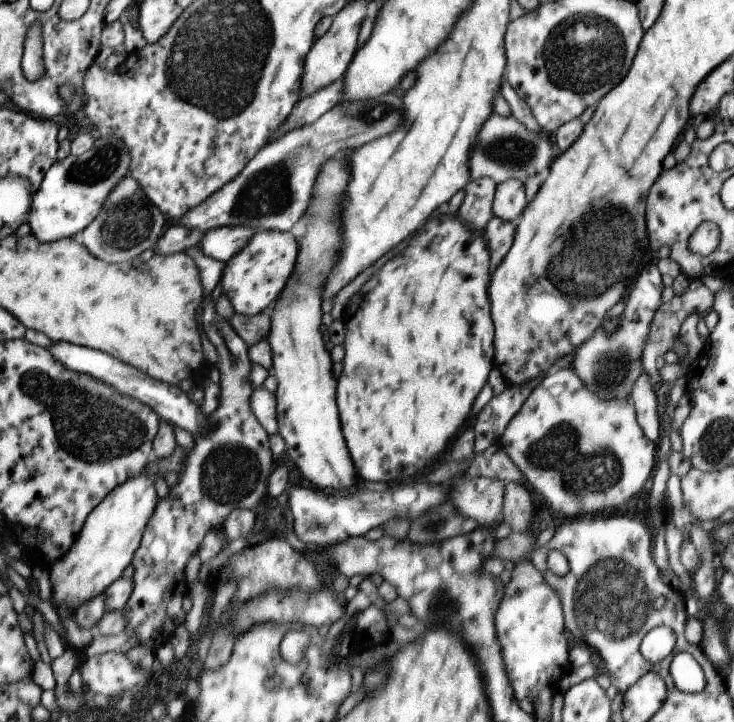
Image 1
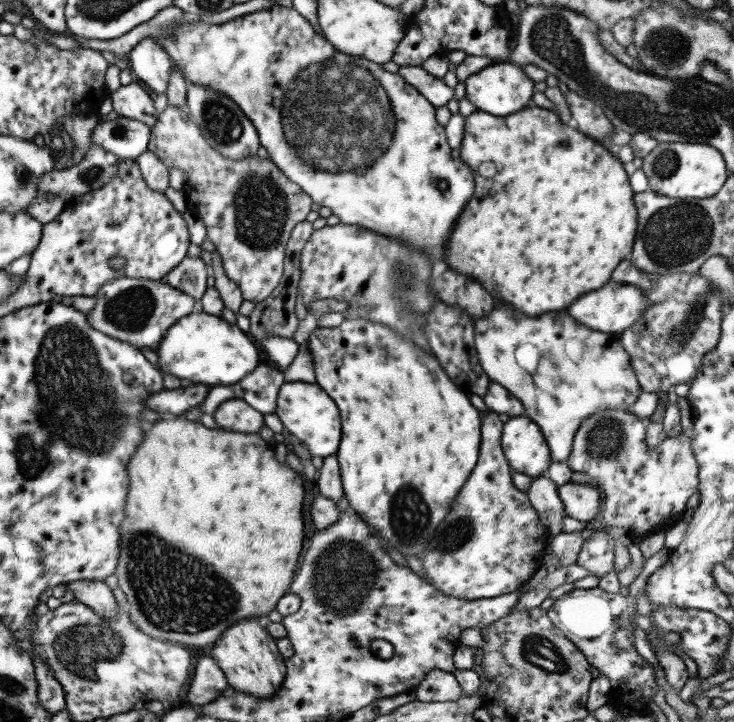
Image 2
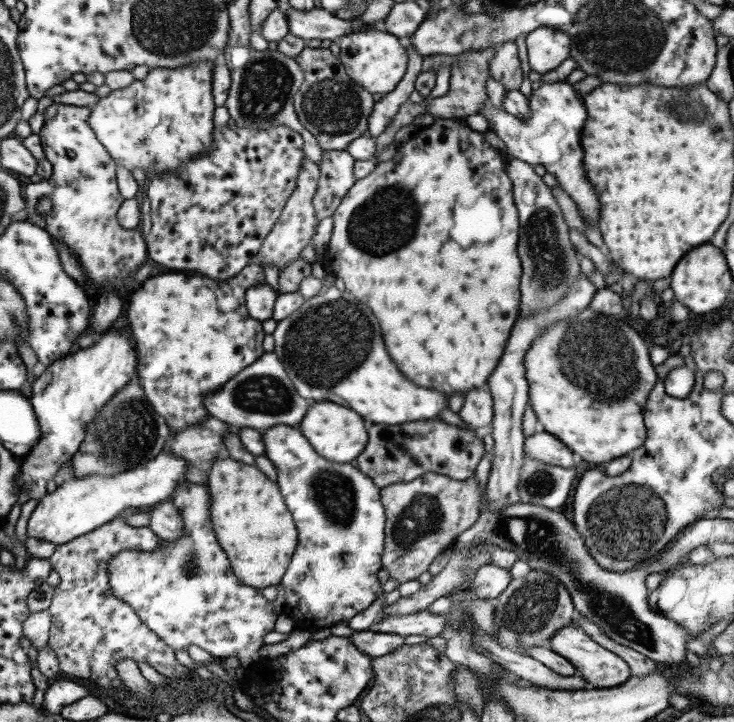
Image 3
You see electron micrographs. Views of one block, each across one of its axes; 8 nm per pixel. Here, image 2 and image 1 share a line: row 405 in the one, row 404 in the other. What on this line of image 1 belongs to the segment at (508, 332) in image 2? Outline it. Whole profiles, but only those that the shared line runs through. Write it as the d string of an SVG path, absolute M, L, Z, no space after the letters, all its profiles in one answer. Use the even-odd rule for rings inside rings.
M571 368L547 372L541 378L519 412L505 426L497 444L521 470L525 482L529 482L529 488L539 492L543 502L551 508L549 512L559 514L565 520L583 518L587 512L599 512L601 516L607 516L609 512L613 514L615 508L627 504L635 494L641 492L643 484L649 480L649 476L653 476L657 466L657 446L645 438L643 428L637 424L637 414L629 396L601 400Z

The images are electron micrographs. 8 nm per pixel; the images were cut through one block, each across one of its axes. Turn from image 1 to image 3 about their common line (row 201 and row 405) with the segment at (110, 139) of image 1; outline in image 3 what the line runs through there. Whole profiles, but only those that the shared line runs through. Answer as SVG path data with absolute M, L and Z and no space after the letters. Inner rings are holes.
M105 330L93 346L81 350L73 348L73 352L49 364L47 370L33 380L33 396L29 398L29 402L35 410L41 438L21 460L19 492L27 492L29 500L41 500L47 494L47 480L55 476L63 462L71 460L75 452L79 452L87 424L99 416L101 408L105 408L111 396L121 392L129 384L129 380L137 378L137 362L137 348L131 334L125 330Z

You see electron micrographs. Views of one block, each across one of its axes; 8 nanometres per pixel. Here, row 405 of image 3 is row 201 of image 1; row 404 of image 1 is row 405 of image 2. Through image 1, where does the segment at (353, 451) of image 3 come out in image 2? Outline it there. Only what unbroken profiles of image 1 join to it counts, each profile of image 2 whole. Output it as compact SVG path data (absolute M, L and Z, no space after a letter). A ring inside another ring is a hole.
M285 382L277 392L277 410L283 428L287 428L291 440L299 440L307 446L311 458L335 456L339 446L339 412L329 394L321 390L319 384L309 382Z

